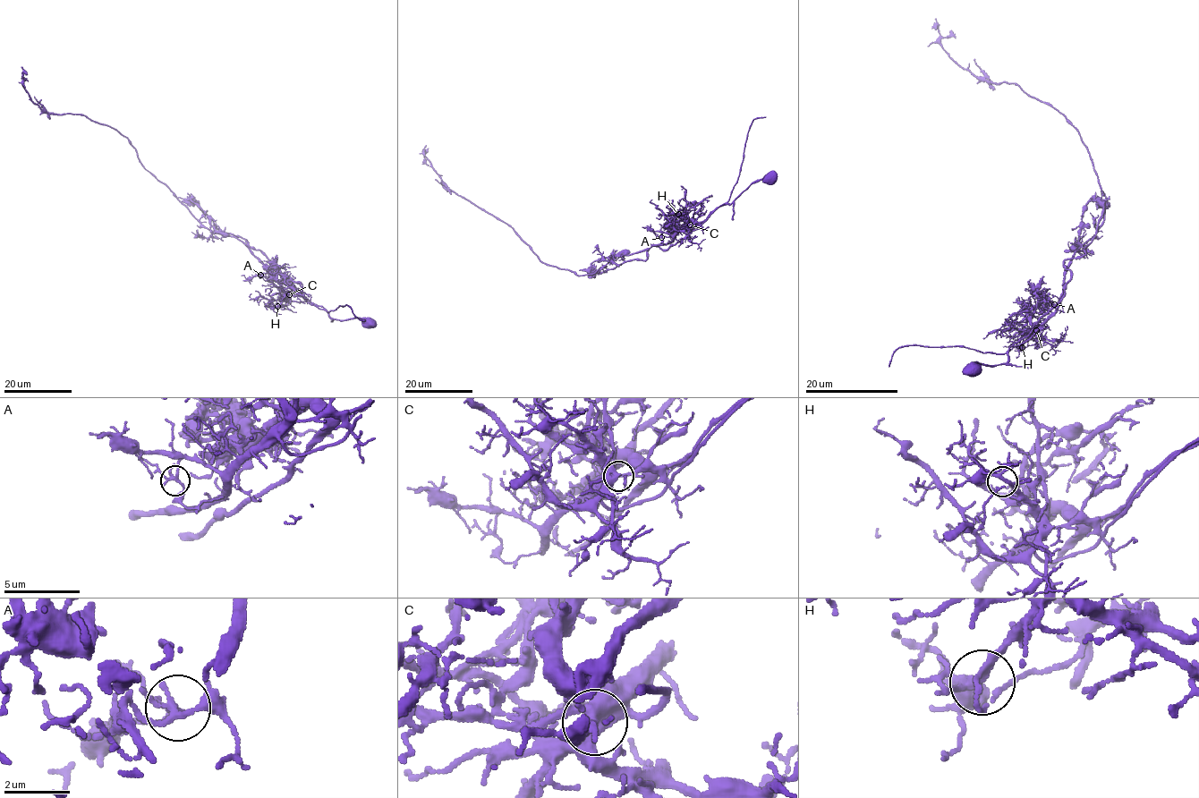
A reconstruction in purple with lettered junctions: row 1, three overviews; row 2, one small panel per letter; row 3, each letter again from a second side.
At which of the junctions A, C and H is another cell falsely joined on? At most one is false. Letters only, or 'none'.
C

